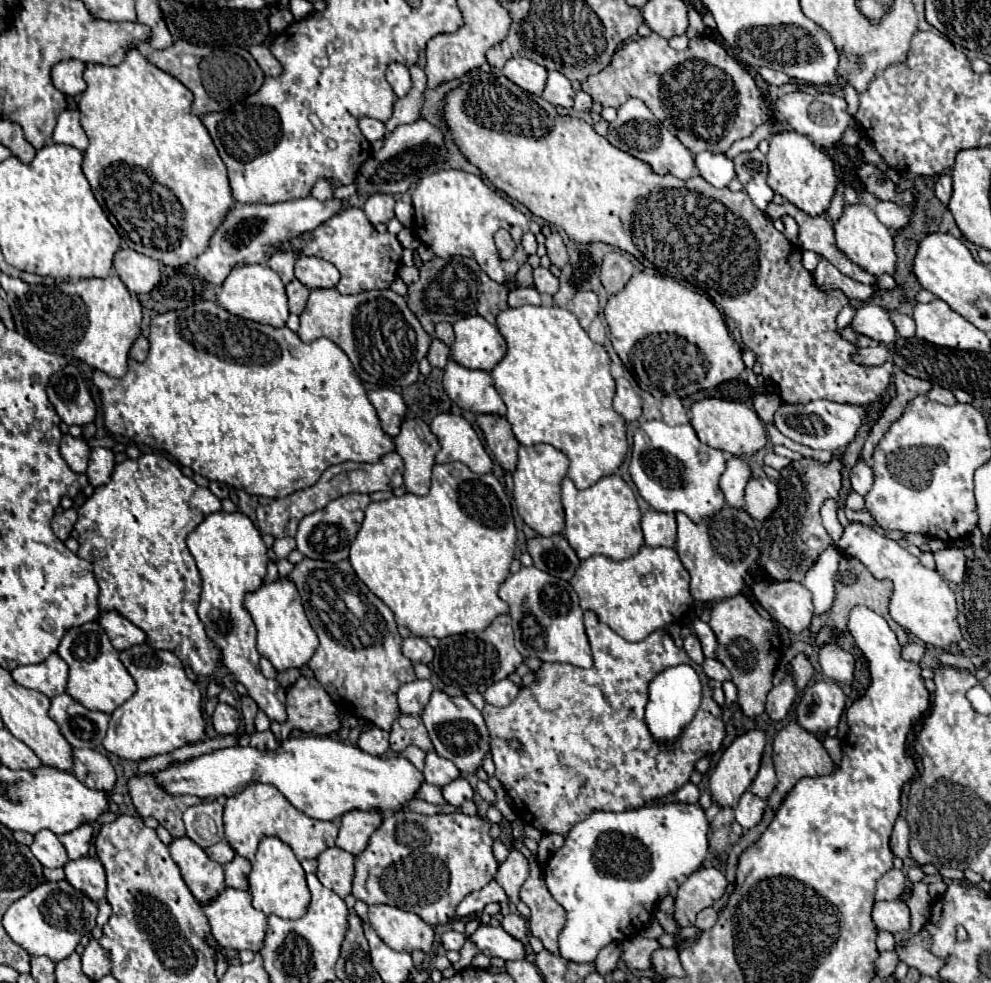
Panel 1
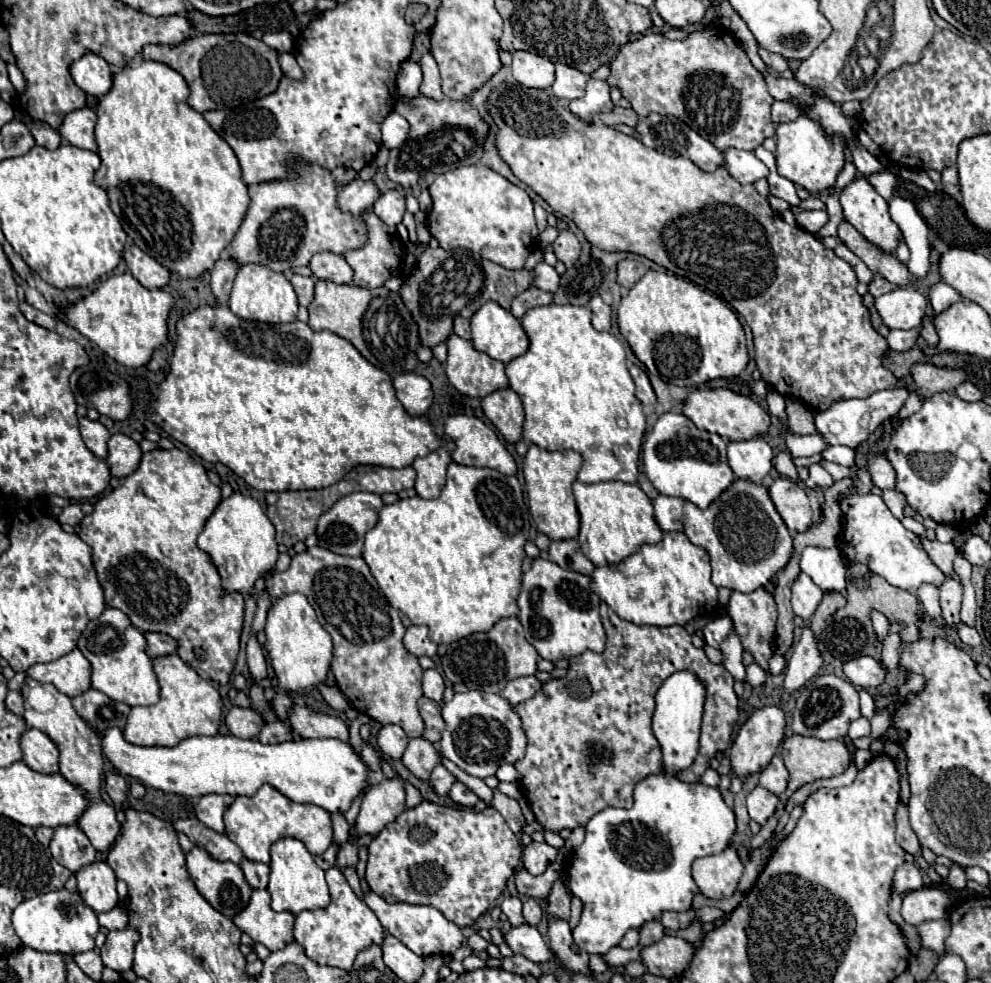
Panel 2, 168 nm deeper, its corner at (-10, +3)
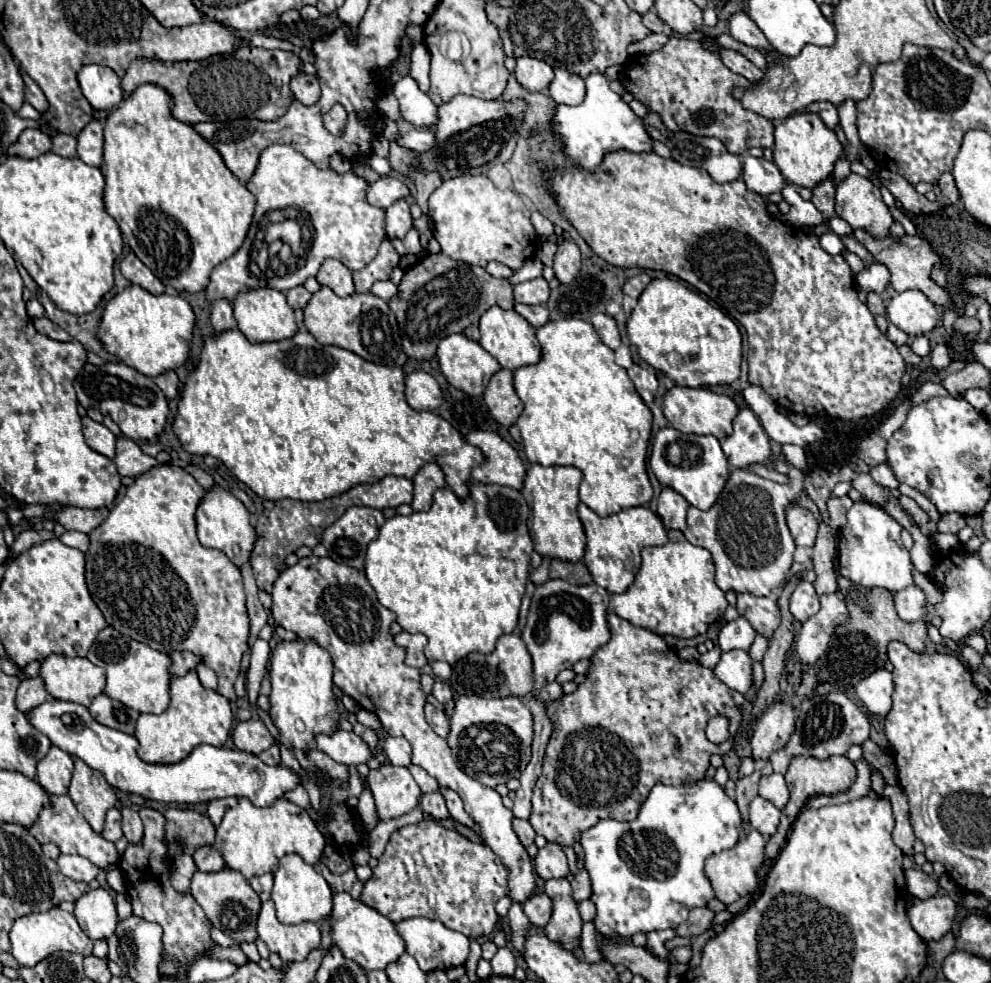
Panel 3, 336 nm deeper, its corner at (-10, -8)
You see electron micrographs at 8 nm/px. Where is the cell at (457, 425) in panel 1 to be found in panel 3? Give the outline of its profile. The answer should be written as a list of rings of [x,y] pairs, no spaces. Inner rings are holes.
[[[470,431],[466,441],[478,447],[484,455],[484,463],[472,469],[474,481],[522,489],[526,469],[518,451],[510,443],[492,431]]]

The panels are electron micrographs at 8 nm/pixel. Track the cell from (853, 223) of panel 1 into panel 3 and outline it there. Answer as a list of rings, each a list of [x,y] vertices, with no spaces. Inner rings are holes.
[[[850,173],[836,187],[836,215],[844,219],[852,229],[864,229],[874,239],[890,235],[894,223],[890,209],[882,201],[880,189],[870,179]]]

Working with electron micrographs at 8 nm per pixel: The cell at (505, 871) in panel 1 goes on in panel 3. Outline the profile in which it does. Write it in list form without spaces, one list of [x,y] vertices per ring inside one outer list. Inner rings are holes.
[[[548,843],[544,849],[538,851],[534,859],[534,871],[542,879],[552,879],[552,877],[566,877],[568,875],[568,863],[566,855],[560,845]]]

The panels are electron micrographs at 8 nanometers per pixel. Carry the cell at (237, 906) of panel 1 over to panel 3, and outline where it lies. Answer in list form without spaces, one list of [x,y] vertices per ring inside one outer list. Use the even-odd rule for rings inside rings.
[[[262,903],[258,923],[258,939],[262,939],[270,953],[278,953],[282,961],[304,961],[306,955],[320,945],[320,931],[316,923],[284,925],[276,919],[274,903]]]

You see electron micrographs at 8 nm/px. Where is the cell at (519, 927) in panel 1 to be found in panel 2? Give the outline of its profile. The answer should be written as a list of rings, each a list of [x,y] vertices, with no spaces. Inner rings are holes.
[[[526,898],[524,900],[524,918],[526,918],[528,924],[538,926],[540,920],[542,920],[542,906],[540,906],[540,902],[536,902],[534,898]]]

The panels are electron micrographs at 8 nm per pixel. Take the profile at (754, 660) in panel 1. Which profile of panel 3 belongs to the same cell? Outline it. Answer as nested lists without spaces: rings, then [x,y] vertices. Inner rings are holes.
[[[740,593],[736,609],[740,617],[752,623],[758,635],[772,637],[772,633],[780,625],[780,611],[776,607],[776,601],[772,601],[770,597],[756,597],[750,593]]]

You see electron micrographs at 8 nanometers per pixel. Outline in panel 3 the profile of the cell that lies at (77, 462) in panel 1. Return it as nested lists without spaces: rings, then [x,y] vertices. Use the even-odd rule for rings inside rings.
[[[90,417],[82,419],[82,427],[84,427],[84,439],[86,439],[88,447],[92,447],[96,453],[112,459],[116,437],[102,423],[96,423]]]

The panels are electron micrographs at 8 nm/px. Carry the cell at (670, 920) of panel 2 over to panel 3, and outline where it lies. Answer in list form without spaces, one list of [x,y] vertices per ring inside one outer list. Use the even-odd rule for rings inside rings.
[[[698,907],[690,911],[688,921],[684,921],[680,927],[676,927],[676,935],[680,937],[698,937],[700,933],[704,933],[706,929],[710,929],[714,921],[714,913],[708,907]]]

